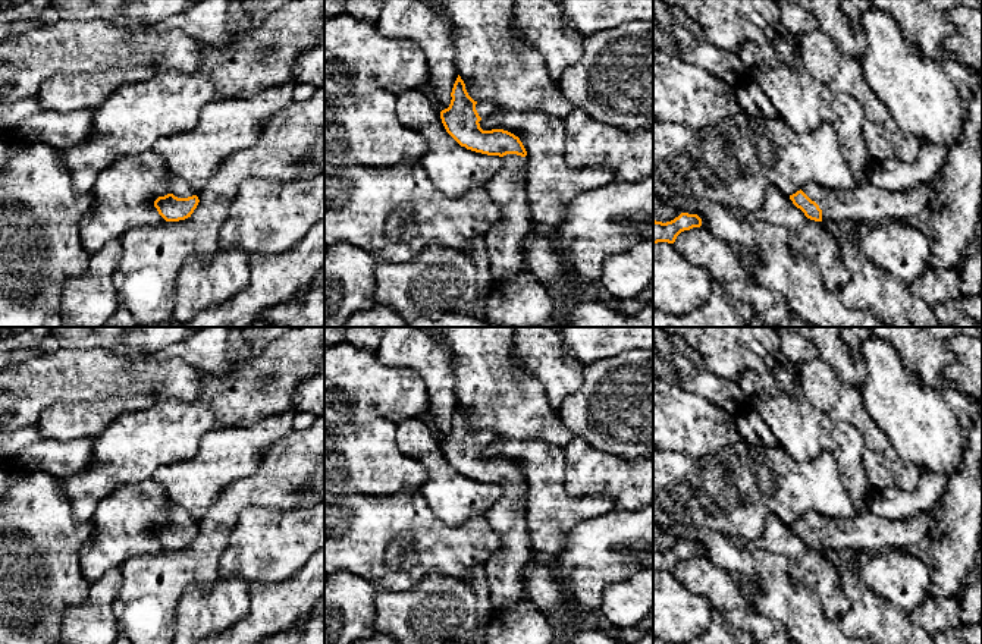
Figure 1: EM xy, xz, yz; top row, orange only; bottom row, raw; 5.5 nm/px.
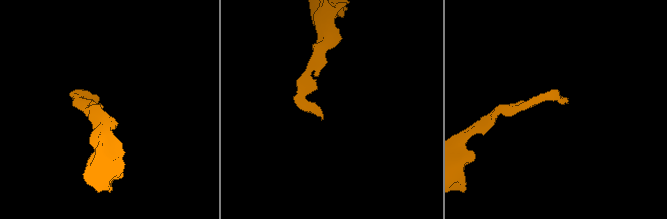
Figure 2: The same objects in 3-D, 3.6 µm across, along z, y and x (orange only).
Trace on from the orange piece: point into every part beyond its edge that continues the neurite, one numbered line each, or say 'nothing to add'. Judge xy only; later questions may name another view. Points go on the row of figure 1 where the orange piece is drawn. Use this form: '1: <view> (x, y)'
1: xy (179, 188)

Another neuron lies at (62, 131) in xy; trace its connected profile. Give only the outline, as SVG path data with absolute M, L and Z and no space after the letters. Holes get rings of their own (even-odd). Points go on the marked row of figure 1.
M40 110L18 122L10 133L21 141L38 142L65 151L87 141L92 126L92 114L92 110L69 113Z

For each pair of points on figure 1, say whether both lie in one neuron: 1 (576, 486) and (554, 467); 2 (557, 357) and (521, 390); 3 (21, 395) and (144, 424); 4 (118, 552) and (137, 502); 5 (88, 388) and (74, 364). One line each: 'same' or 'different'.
1: different
2: different
3: different
4: same
5: same

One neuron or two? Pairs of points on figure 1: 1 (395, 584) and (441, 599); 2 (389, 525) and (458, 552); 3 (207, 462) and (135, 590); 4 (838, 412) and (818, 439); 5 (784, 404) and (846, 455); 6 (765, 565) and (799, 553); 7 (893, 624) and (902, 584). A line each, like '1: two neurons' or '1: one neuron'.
1: two neurons
2: one neuron
3: two neurons
4: two neurons
5: one neuron
6: two neurons
7: two neurons

